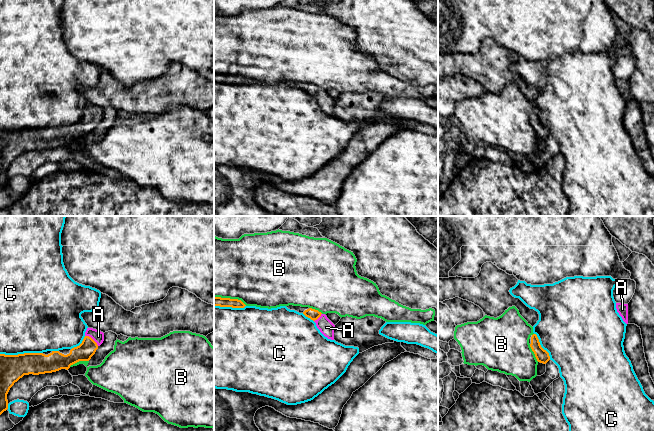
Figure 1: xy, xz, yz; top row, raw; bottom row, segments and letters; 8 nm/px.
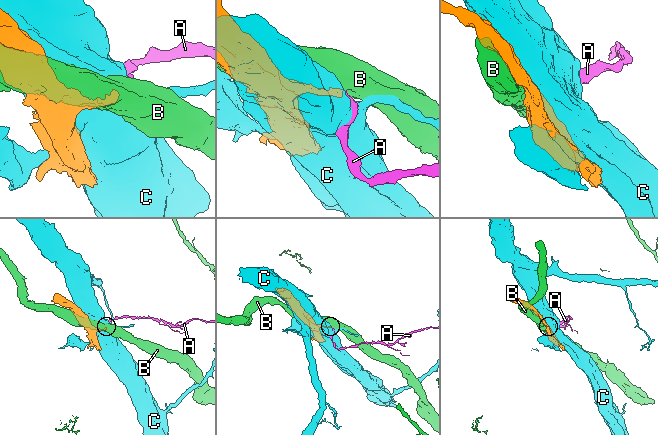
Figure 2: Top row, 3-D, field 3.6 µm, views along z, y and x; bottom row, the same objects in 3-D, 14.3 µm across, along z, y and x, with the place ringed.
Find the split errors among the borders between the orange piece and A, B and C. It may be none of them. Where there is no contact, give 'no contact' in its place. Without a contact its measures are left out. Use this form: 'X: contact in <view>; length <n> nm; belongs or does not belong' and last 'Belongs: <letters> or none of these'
A: contact in xy; length 140 nm; belongs
B: contact in xy; length 170 nm; does not belong
C: contact in xy; length 340 nm; does not belong
Belongs: A

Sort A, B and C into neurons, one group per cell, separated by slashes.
A / B / C

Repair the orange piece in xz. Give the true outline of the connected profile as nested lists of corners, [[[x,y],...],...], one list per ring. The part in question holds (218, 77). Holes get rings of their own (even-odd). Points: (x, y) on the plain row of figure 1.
[[[214,73],[214,82],[244,84],[246,81],[238,75]]]

